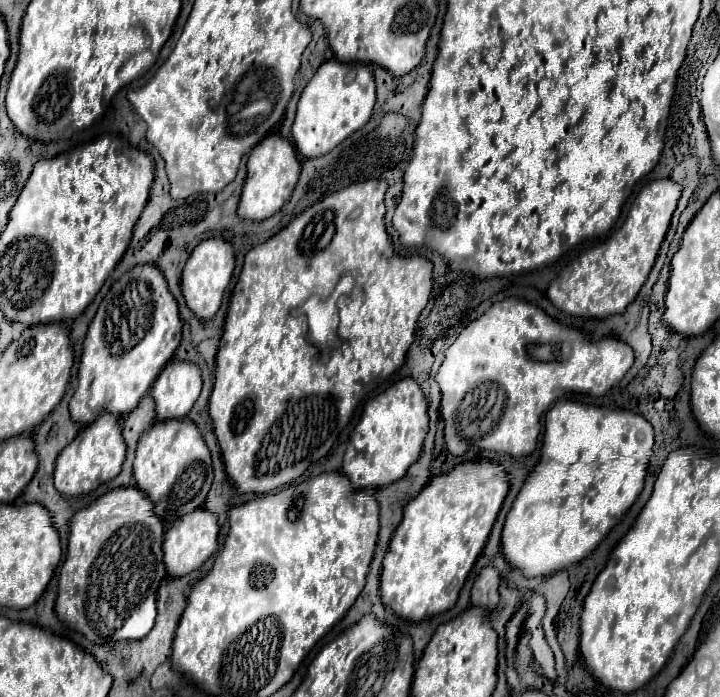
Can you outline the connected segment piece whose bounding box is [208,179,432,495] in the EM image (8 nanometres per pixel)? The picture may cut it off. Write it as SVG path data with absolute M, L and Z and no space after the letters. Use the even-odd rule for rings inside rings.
M372 179L336 191L302 211L286 229L276 233L274 239L246 253L216 355L216 379L208 407L226 473L238 485L240 493L270 493L298 479L316 461L317 471L320 471L318 462L331 451L356 405L376 387L374 381L392 375L406 359L414 341L416 321L432 293L432 261L394 253L384 225L386 189L386 181ZM342 275L352 275L356 281L354 289L338 301L338 339L348 347L338 345L323 365L320 349L310 345L306 337L306 317L292 315L292 311L312 295L326 299Z

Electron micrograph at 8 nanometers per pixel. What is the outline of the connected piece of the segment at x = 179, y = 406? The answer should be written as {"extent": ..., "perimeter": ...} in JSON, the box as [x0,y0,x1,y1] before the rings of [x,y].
{"extent":[150,361,202,419],"perimeter":[[[170,361],[150,389],[156,403],[156,419],[184,419],[200,391],[202,377],[198,365],[190,361]]]}

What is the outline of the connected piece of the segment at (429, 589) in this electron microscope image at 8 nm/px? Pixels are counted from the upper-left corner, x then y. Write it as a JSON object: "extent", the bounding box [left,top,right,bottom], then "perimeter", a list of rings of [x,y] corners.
{"extent":[380,461,508,621],"perimeter":[[[468,461],[456,465],[452,471],[434,477],[412,503],[404,509],[404,519],[400,527],[394,531],[392,543],[388,547],[388,555],[382,563],[380,575],[380,597],[386,607],[390,607],[398,617],[410,621],[422,621],[426,617],[438,615],[450,609],[458,593],[480,555],[490,529],[496,521],[496,515],[502,507],[502,501],[508,493],[508,479],[498,463],[490,461]]]}

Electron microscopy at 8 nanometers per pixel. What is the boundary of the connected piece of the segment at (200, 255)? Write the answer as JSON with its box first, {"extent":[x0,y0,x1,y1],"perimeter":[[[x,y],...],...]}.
{"extent":[182,239,236,319],"perimeter":[[[206,239],[190,253],[182,271],[182,293],[184,293],[186,305],[194,311],[198,319],[212,319],[216,315],[224,297],[224,291],[230,285],[234,265],[236,265],[234,247],[224,239]]]}

